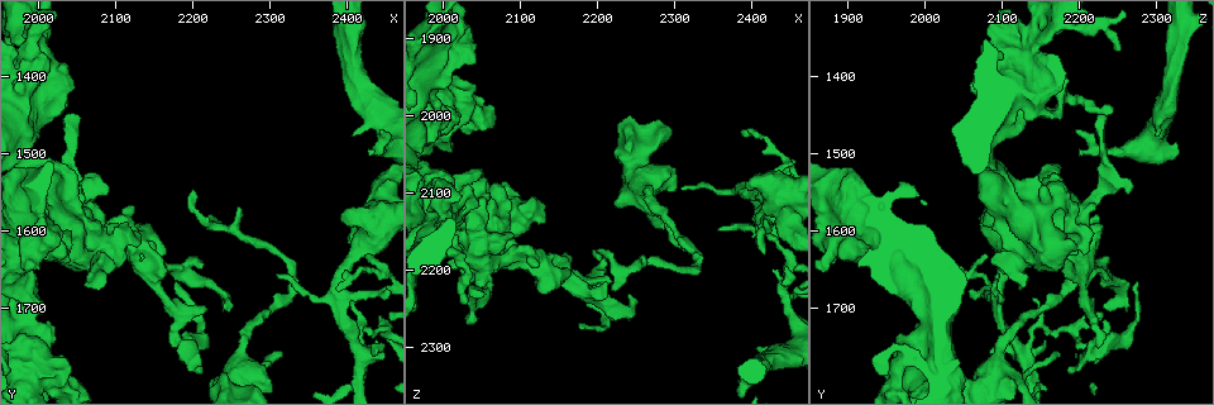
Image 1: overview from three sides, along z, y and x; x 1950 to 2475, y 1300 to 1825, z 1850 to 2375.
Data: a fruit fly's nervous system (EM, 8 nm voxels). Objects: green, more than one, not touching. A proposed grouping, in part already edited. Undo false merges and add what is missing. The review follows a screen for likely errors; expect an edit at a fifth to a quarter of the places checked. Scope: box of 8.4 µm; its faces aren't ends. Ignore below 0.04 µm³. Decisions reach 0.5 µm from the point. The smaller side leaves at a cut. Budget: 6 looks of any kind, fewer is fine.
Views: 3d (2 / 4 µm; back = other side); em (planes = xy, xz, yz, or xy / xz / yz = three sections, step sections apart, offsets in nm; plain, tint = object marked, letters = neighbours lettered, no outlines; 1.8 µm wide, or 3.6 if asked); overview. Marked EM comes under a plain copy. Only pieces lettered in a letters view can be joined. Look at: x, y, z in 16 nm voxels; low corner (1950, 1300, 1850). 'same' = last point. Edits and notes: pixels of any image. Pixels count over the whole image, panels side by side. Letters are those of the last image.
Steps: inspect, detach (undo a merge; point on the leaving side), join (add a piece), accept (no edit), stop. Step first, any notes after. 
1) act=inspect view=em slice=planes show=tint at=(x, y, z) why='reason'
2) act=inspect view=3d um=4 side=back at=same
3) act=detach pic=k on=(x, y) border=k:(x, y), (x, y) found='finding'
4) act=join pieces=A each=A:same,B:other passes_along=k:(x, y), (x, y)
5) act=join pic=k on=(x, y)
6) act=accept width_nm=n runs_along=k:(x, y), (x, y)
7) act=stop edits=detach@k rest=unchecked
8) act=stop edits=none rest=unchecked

act=inspect view=em slice=yz step=4 show=tint at=(2155, 1650, 2200) why='a fork'

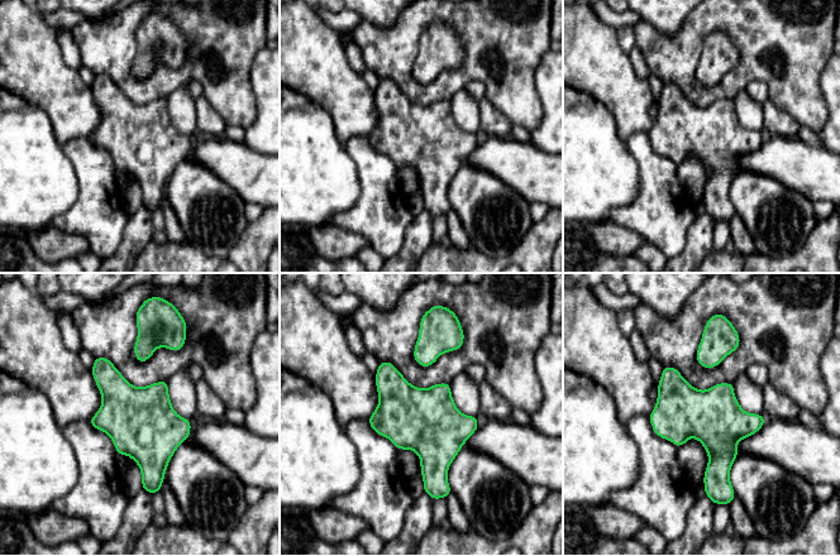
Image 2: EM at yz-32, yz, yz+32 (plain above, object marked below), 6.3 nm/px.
act=inspect view=em slice=planes show=letters at=same

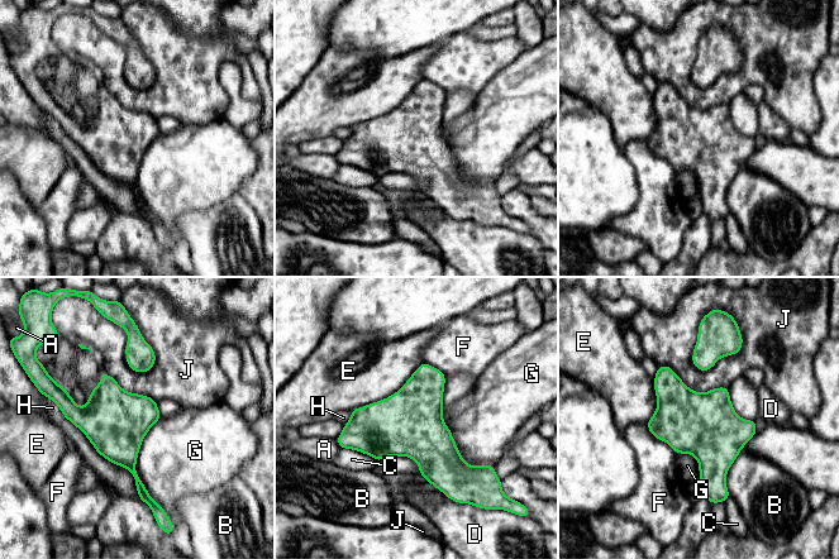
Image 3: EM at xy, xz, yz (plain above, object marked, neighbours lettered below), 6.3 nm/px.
act=accept longest_contact=G:550nm each=A:other,B:other,C:other,D:other,E:other,F:other,G:other,H:other,J:other found='continuous, no second cell'

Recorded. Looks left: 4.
act=inspect view=3d um=4 at=(2000, 1360, 2125) why='three arms meet'

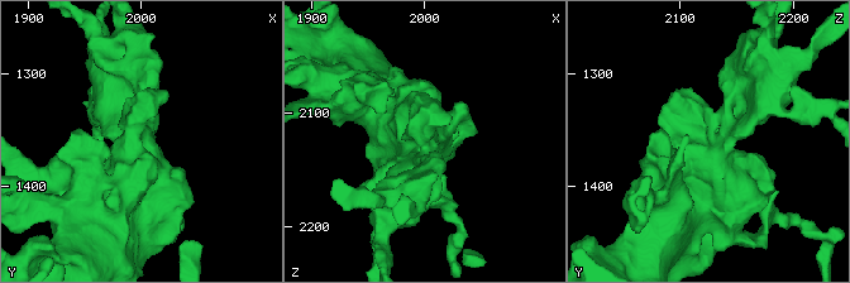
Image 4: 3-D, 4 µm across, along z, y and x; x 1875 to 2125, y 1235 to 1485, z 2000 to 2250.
act=inspect view=em slice=xy step=4 show=tint at=(2000, 1358, 2122)

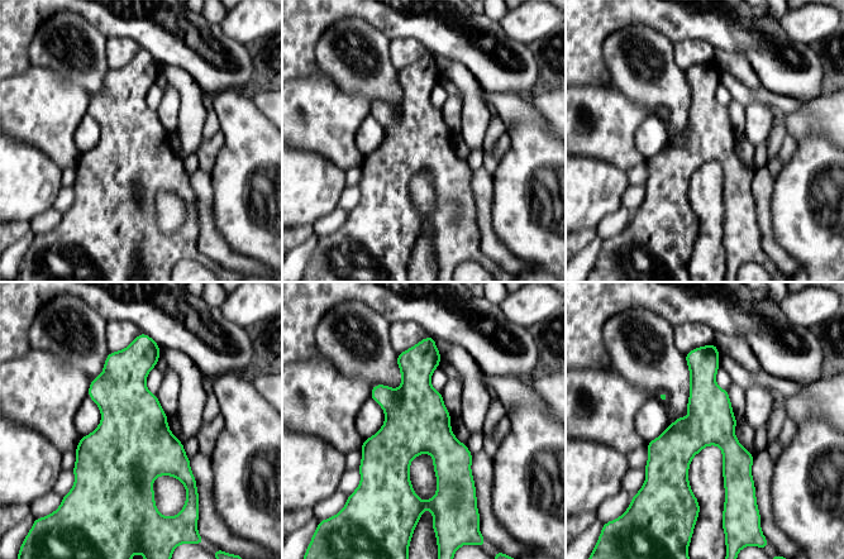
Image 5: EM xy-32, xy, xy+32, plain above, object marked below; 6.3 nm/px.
act=inspect view=em slice=xy step=4 show=letters at=same

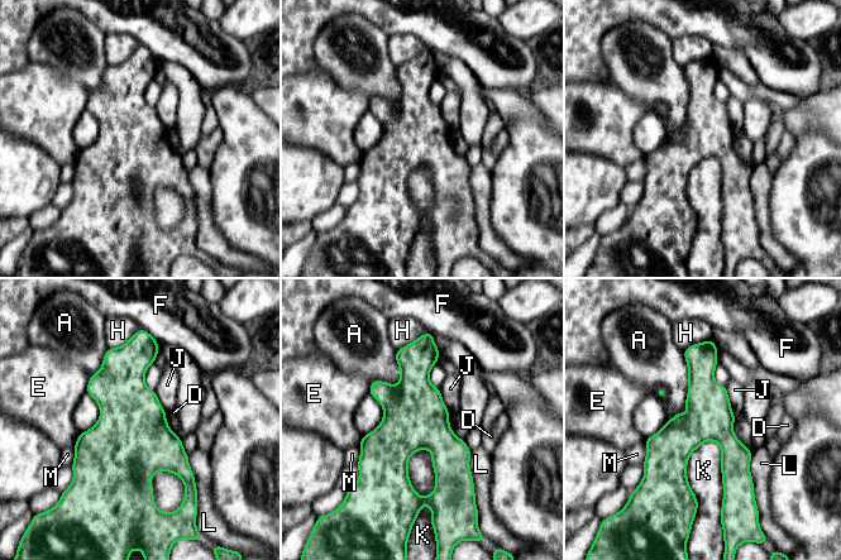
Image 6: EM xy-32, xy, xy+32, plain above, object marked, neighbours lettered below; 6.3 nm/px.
act=accept width_nm=320 each=A:other,D:other,E:other,F:other,H:other,J:other,K:other,L:other,M:other border=6:(645, 439), (645, 459), (641, 464) found='one cell here'

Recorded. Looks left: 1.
act=inspect view=em um=3.6 slice=yz step=4 show=letters at=(1995, 1765, 1975) why='thick turns thin'

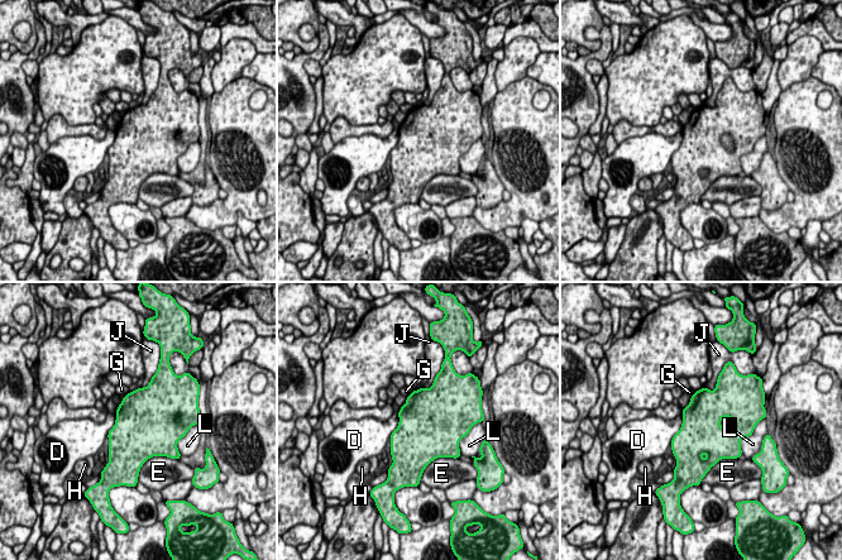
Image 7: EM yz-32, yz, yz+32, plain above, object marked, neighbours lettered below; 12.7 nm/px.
act=accept longest_contact=D:400nm each=D:other,E:other,G:other,H:other,J:other,L:other border=7:(682, 416), (682, 426), (670, 444) found='one cell here'

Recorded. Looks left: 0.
act=stop edits=none rest=unchecked

